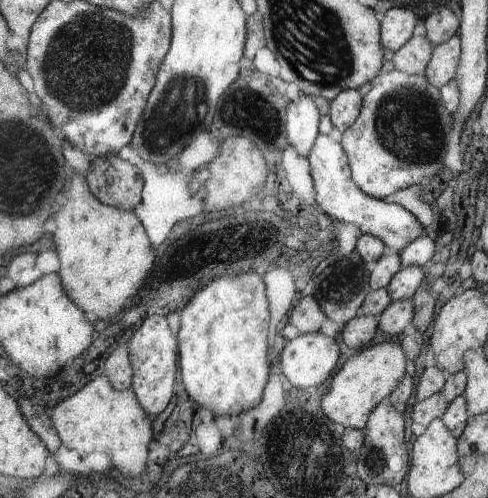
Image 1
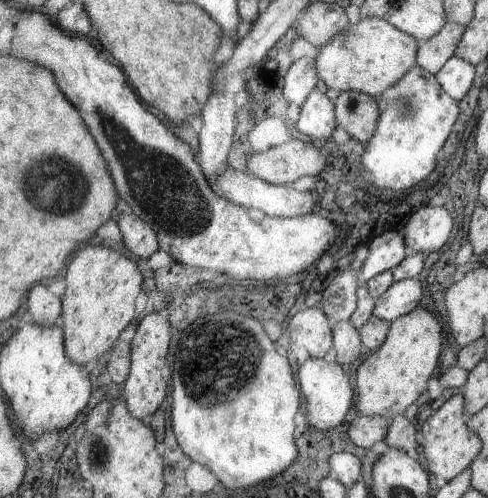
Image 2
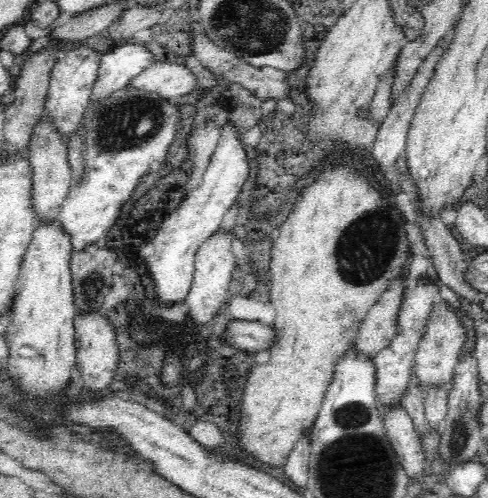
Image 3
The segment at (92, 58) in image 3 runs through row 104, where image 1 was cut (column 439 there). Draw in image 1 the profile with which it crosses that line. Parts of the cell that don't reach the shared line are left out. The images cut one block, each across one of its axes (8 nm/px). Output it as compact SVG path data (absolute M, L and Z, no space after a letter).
M457 34L449 42L435 48L433 60L425 70L429 82L435 88L443 88L449 82L453 82L457 78L461 58L463 58L463 38Z

